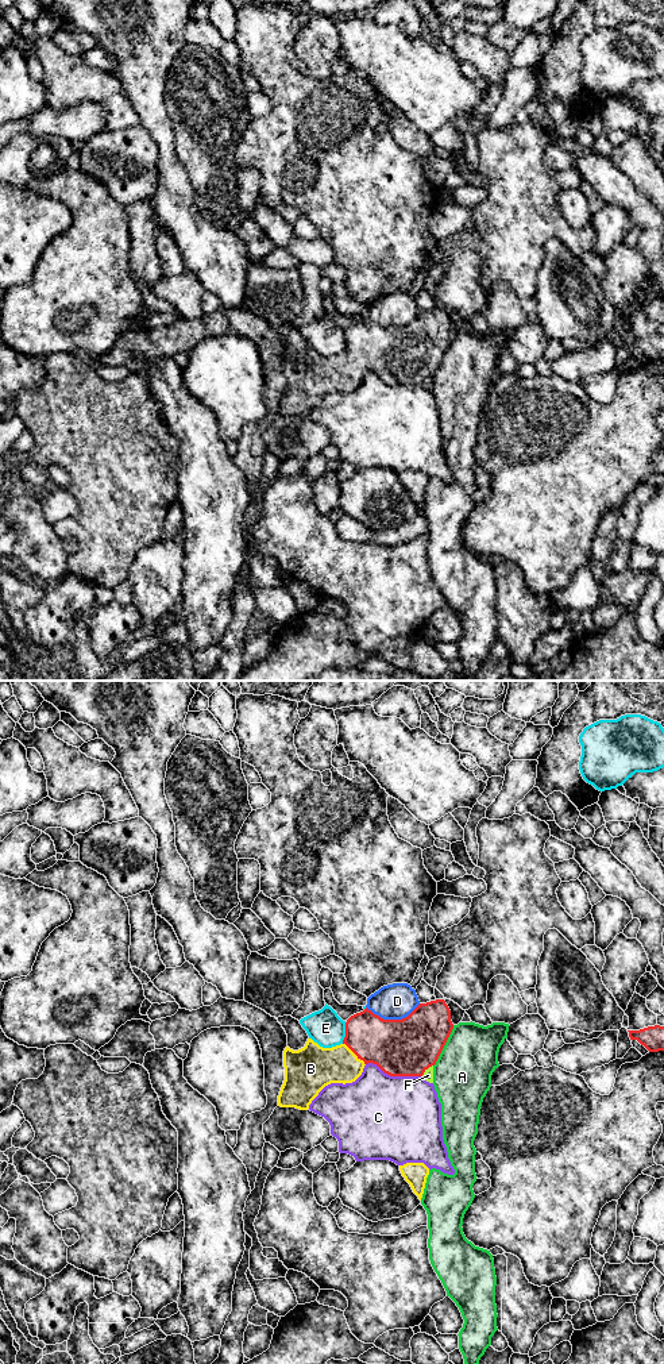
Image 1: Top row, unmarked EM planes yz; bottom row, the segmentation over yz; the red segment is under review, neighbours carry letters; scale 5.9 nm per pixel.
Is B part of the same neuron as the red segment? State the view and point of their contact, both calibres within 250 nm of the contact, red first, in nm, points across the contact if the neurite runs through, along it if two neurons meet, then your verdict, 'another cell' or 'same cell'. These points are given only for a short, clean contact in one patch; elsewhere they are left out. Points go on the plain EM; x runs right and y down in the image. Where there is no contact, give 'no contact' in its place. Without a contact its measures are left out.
contact yz (355, 362); calibres 320 and 260 nm; same cell

